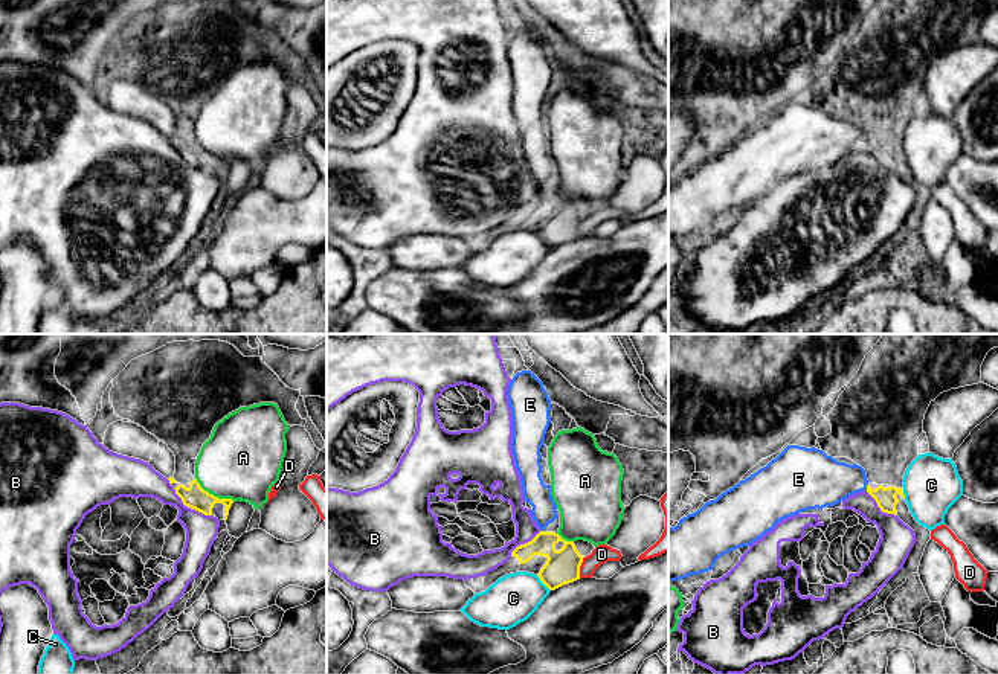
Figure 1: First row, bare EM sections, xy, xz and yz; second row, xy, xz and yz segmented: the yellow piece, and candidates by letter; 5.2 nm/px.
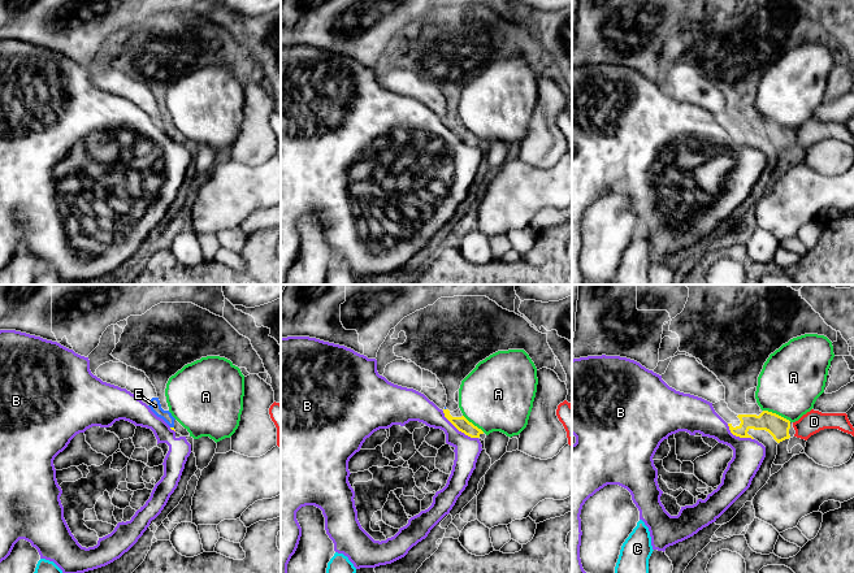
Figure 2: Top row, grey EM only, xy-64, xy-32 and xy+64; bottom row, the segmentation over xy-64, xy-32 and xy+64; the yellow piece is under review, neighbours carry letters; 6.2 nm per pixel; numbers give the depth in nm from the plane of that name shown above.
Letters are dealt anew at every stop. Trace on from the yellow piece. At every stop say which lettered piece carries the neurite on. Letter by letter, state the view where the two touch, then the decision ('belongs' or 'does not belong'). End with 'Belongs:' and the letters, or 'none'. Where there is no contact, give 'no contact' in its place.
A: meets yellow in xy; does not belong
B: meets yellow in xy; does not belong
C: meets yellow in xz; does not belong
D: meets yellow in xz; does not belong
E: meets yellow in yz; belongs
Belongs: E

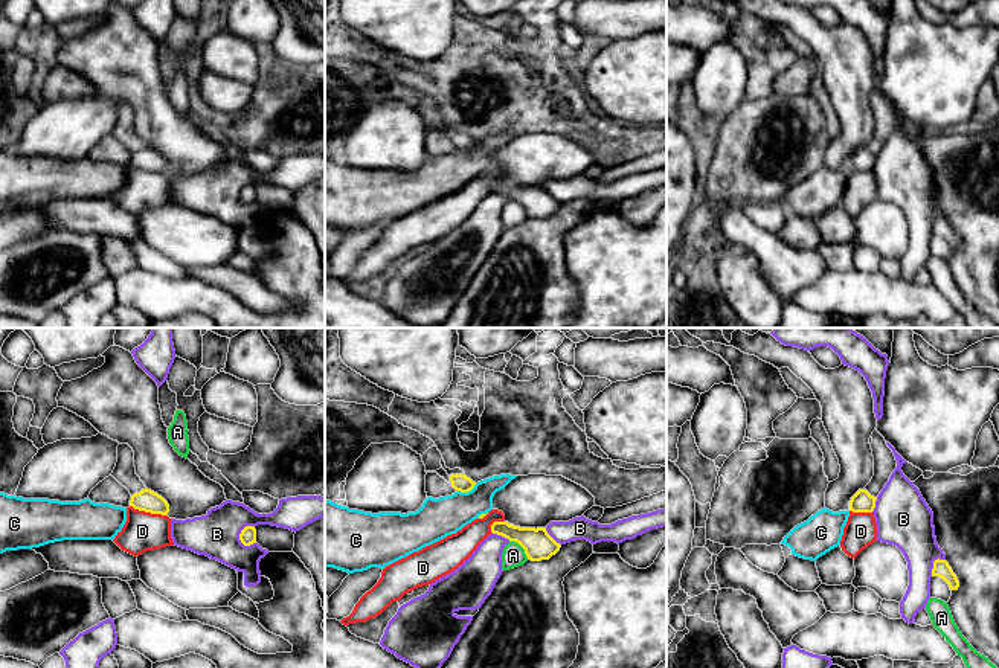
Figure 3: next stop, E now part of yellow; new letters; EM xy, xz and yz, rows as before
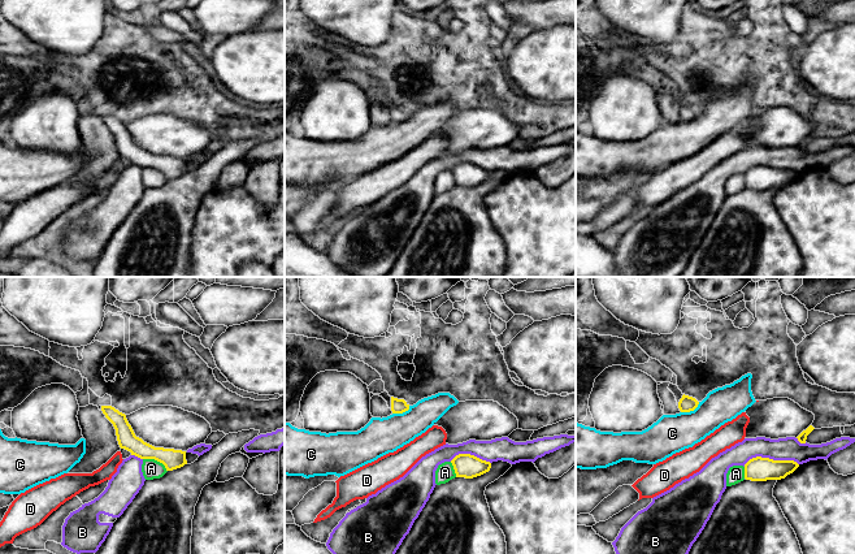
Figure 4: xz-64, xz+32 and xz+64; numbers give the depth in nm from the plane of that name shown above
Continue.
A: meets yellow in xz; does not belong
B: meets yellow in xy; does not belong
C: meets yellow in xz; does not belong
D: meets yellow in xy; does not belong
Belongs: none

